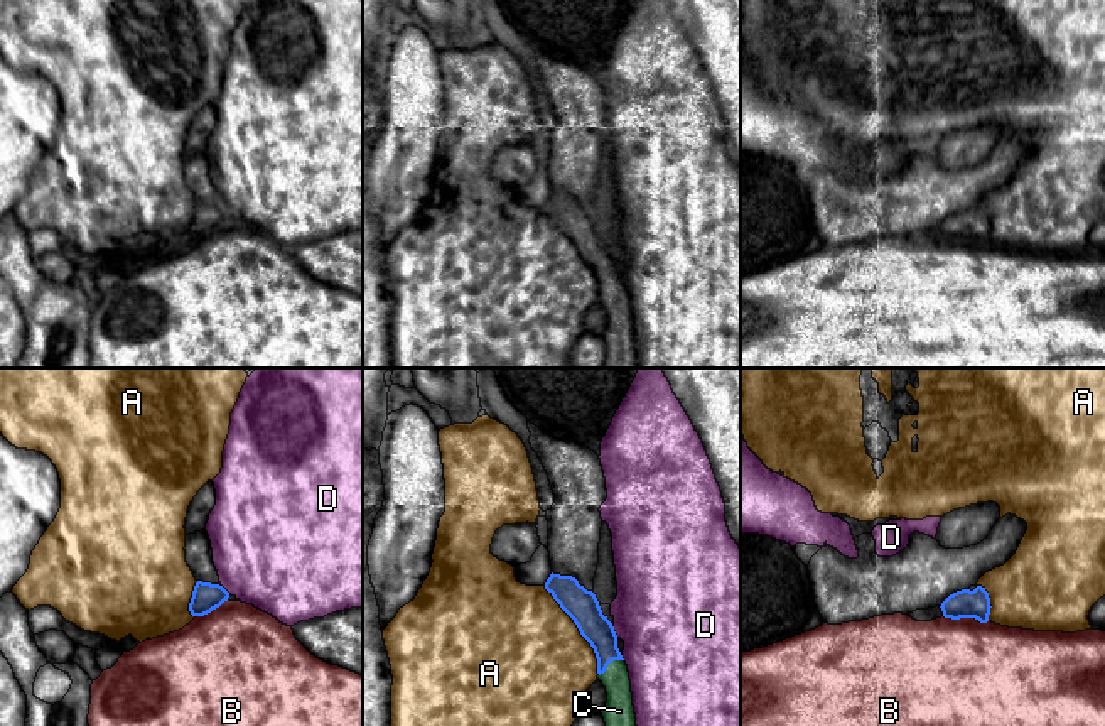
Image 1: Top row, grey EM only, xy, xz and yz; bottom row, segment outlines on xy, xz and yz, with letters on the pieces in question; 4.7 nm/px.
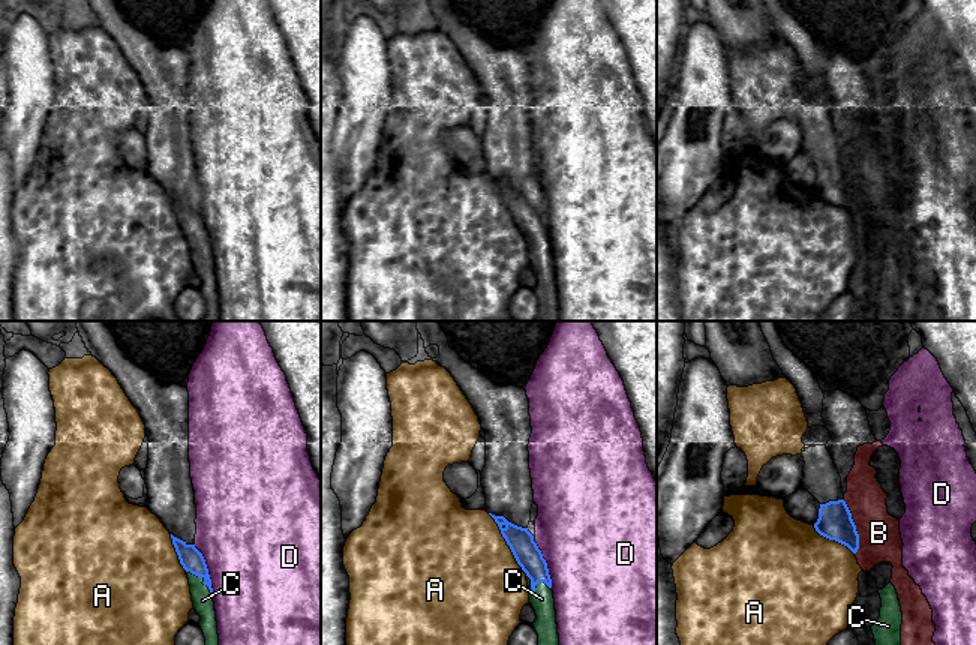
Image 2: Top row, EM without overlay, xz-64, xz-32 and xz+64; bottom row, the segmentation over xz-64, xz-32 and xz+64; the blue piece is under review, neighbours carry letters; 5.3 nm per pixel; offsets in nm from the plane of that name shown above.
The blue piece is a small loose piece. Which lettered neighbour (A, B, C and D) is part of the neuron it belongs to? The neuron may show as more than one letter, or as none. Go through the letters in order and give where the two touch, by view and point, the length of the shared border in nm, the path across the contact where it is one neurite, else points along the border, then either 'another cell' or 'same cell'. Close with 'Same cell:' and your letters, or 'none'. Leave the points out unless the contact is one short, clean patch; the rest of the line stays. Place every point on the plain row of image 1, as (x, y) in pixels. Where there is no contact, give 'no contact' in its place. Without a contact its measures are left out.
A: xz (579, 252) | 500 nm | another cell
B: yz (965, 238) | 220 nm | along yz (943, 237), (987, 243) | another cell
C: xz (609, 284) | 150 nm | across xz (594, 249), (604, 262), (609, 284), (618, 306), (619, 335) | same cell
D: xz (614, 254) | 70 nm | along xz (611, 247), (618, 259) | another cell
Same cell: C

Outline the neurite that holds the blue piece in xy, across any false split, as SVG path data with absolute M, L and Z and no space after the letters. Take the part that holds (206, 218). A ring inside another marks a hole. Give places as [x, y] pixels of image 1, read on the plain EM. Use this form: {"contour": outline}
{"contour": "M197 203L189 225L189 233L192 238L204 238L219 230L228 219L229 214L223 208Z"}

